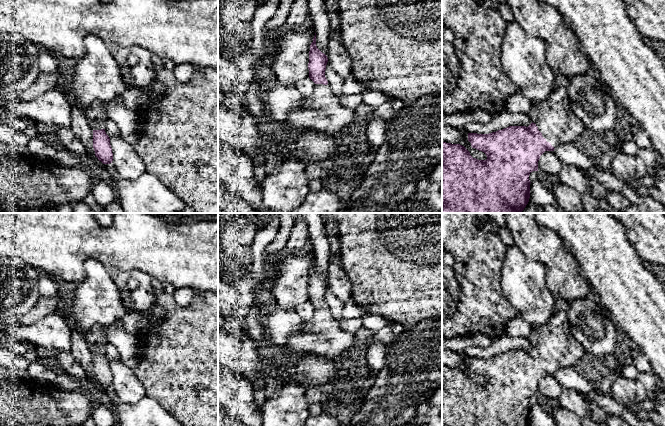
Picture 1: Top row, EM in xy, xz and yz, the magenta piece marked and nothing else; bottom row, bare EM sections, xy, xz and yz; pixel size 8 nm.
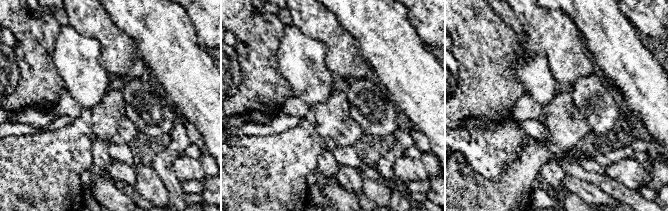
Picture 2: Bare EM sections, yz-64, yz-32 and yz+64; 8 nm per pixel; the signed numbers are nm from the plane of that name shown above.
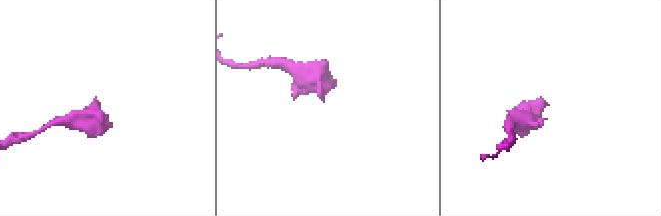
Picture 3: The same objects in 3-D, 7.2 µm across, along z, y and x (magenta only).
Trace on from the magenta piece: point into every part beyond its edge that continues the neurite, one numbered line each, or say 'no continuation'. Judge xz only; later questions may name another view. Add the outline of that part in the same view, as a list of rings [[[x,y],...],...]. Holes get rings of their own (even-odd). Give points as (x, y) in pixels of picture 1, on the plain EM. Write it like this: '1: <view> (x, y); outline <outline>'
1: xz (322, 334); outline [[[316,308],[312,318],[304,321],[303,329],[288,337],[281,349],[306,351],[341,358],[357,343],[353,333],[344,331],[329,309]]]

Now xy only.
1: xy (96, 337); outline [[[95,325],[91,327],[85,335],[85,341],[89,345],[92,354],[104,353],[108,343],[106,326]]]

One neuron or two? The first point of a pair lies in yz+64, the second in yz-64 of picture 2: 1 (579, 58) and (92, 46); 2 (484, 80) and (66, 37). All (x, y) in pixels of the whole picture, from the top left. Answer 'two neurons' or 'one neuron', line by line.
1: two neurons
2: two neurons

